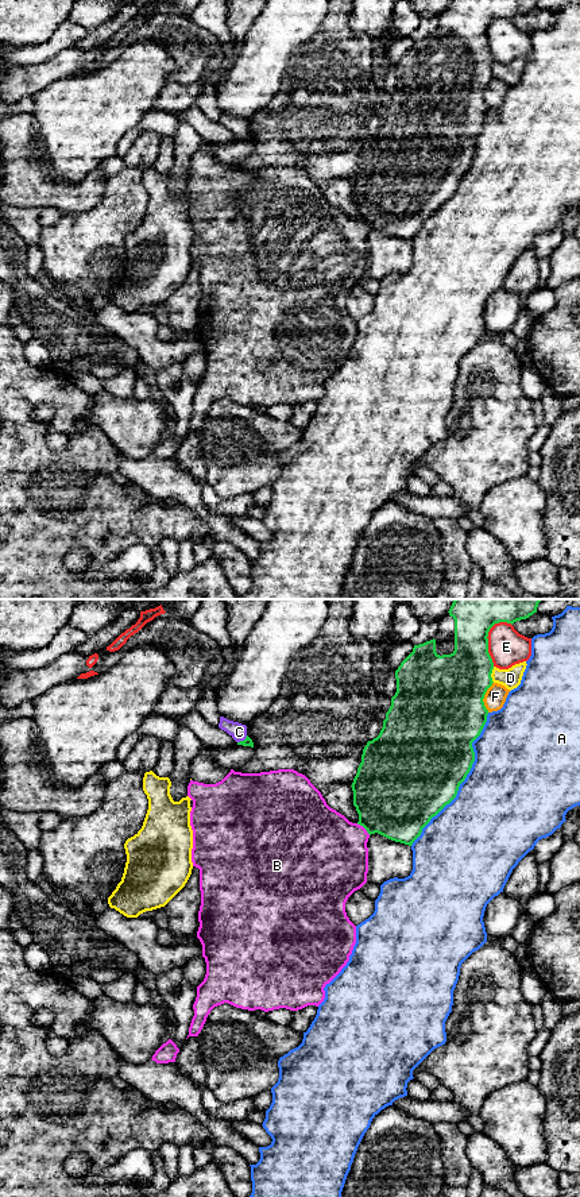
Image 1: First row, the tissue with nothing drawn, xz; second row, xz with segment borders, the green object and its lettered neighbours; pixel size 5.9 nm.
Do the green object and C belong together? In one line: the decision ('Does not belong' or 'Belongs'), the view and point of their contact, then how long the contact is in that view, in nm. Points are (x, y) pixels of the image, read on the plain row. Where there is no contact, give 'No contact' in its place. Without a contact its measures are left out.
Belongs. Touches green at xz (242, 136). Shared border 80 nm

